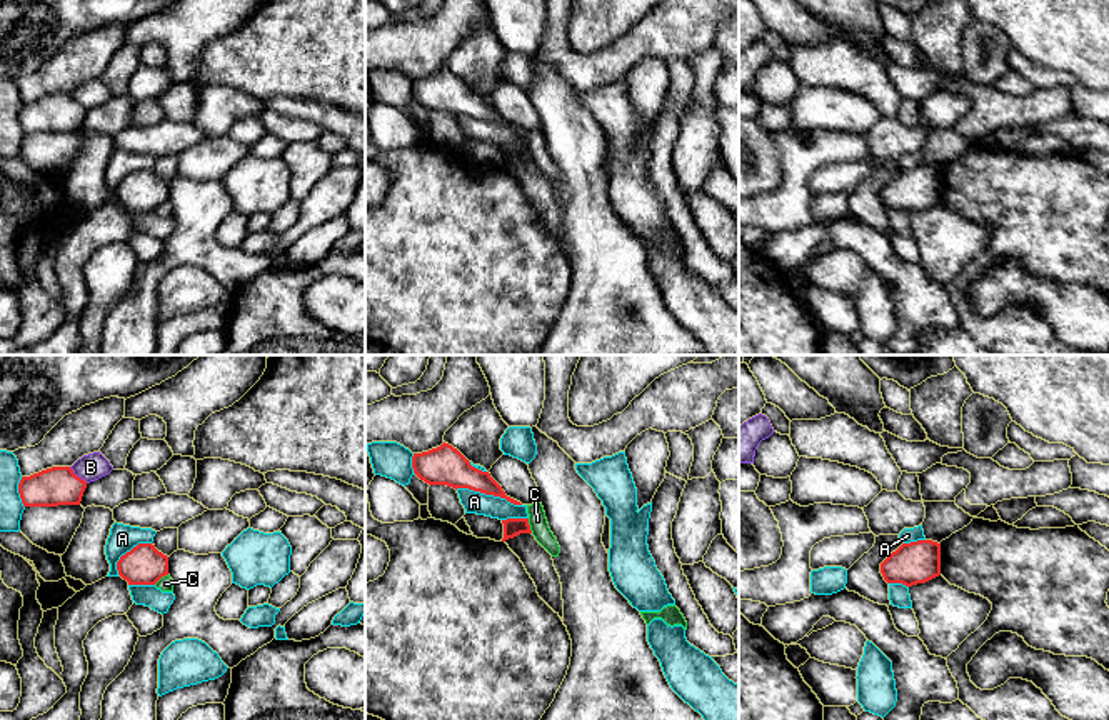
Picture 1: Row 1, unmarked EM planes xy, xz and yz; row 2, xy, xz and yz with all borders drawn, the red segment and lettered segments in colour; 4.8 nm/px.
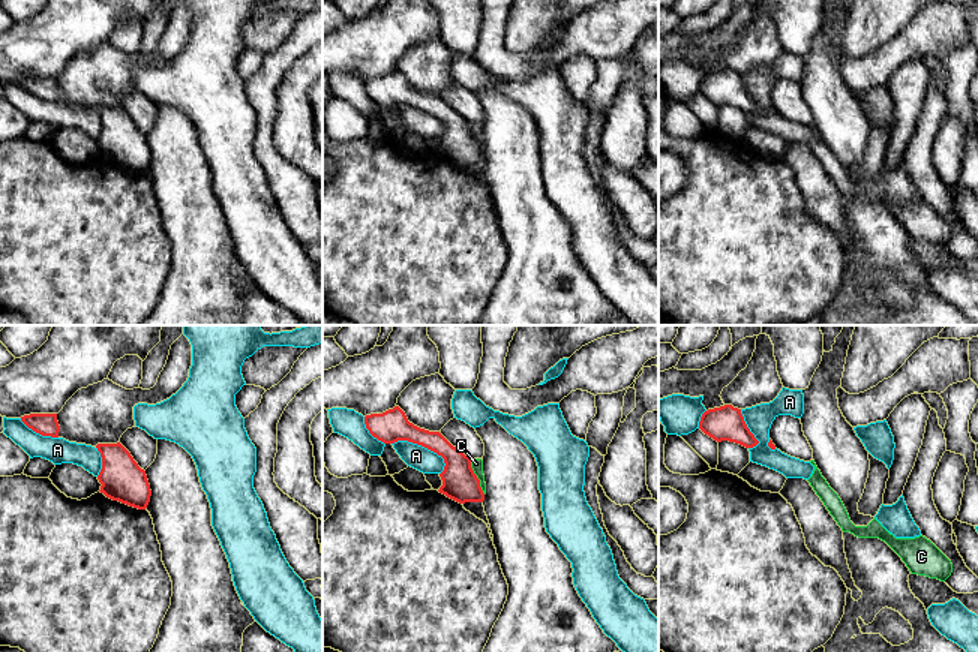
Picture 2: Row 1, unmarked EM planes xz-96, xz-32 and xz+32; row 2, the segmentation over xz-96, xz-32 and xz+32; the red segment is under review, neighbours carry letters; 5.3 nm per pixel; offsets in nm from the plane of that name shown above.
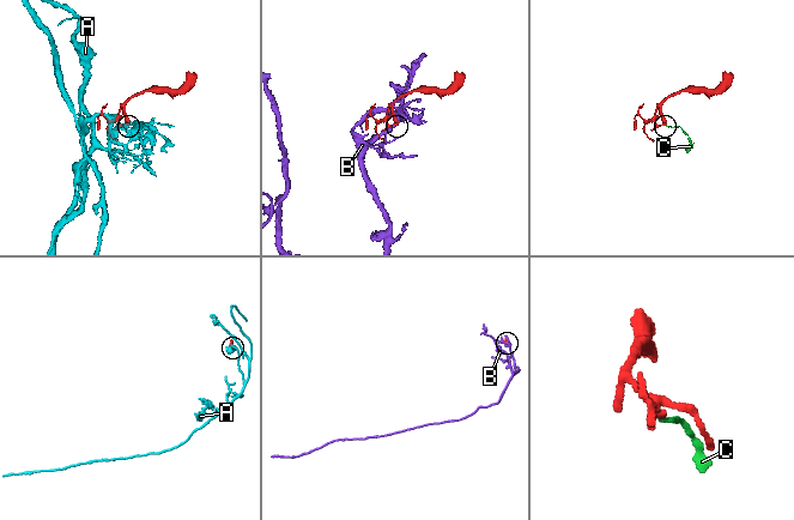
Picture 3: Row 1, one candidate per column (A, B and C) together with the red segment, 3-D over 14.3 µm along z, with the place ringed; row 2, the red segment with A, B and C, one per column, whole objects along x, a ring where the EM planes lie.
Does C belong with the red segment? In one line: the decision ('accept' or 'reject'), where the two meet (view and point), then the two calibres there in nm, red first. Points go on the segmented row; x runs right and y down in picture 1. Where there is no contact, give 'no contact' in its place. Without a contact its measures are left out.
reject; meets red in xz at (529, 525); 90 nm thick on the red side, 90 nm on the other

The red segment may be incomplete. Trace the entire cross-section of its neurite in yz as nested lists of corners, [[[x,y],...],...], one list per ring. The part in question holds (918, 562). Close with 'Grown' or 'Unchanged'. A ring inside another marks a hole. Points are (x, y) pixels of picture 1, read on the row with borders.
[[[917,540],[902,543],[882,563],[881,573],[887,583],[912,587],[941,575],[941,543]]]. Unchanged

